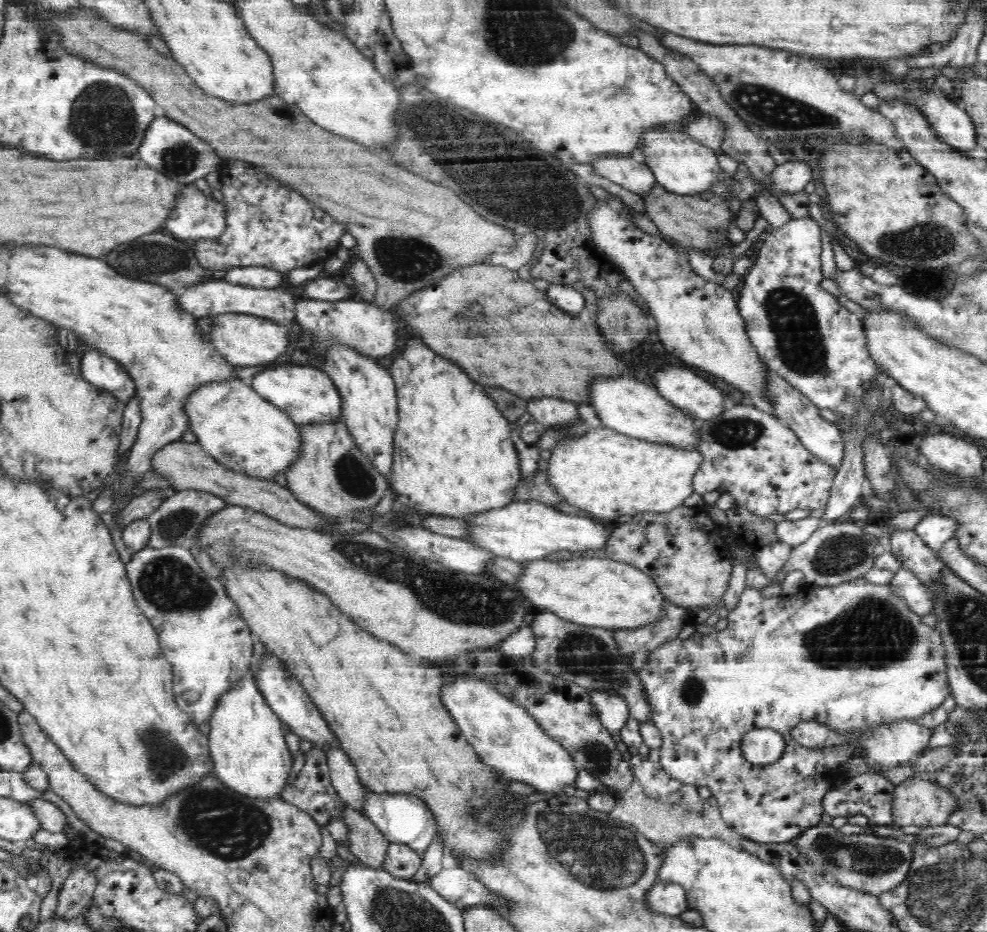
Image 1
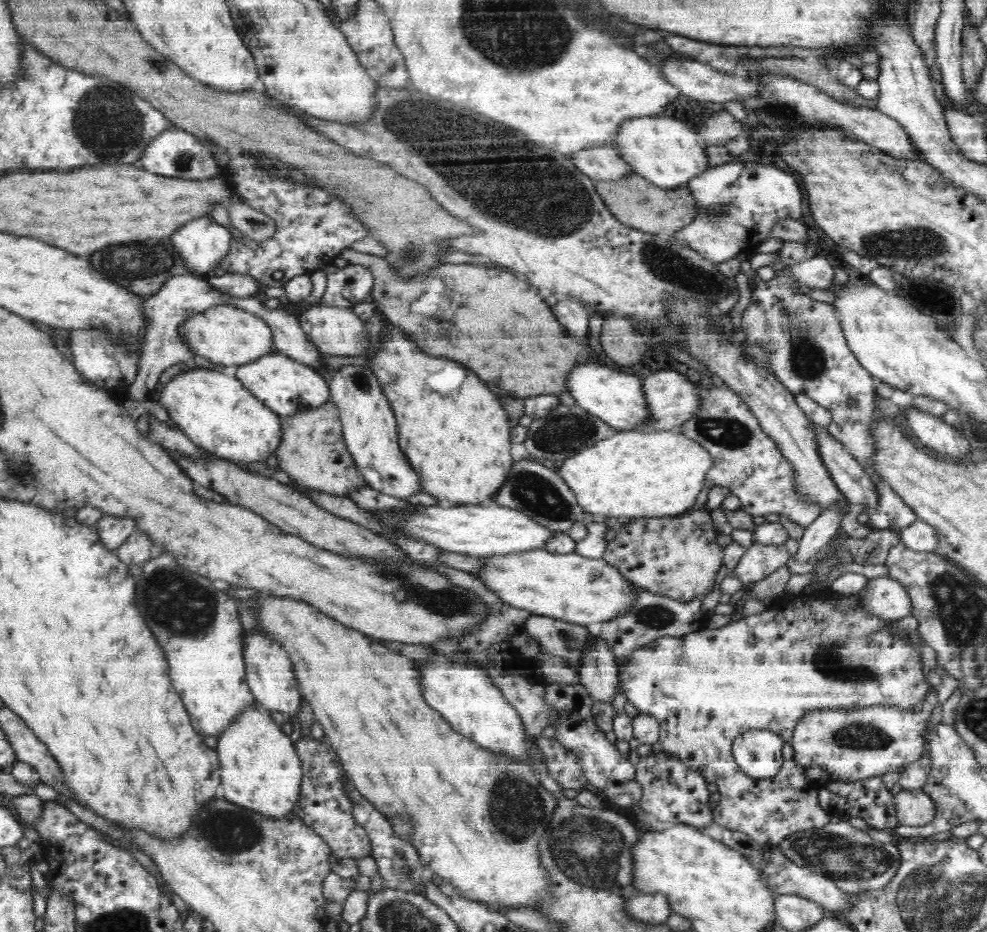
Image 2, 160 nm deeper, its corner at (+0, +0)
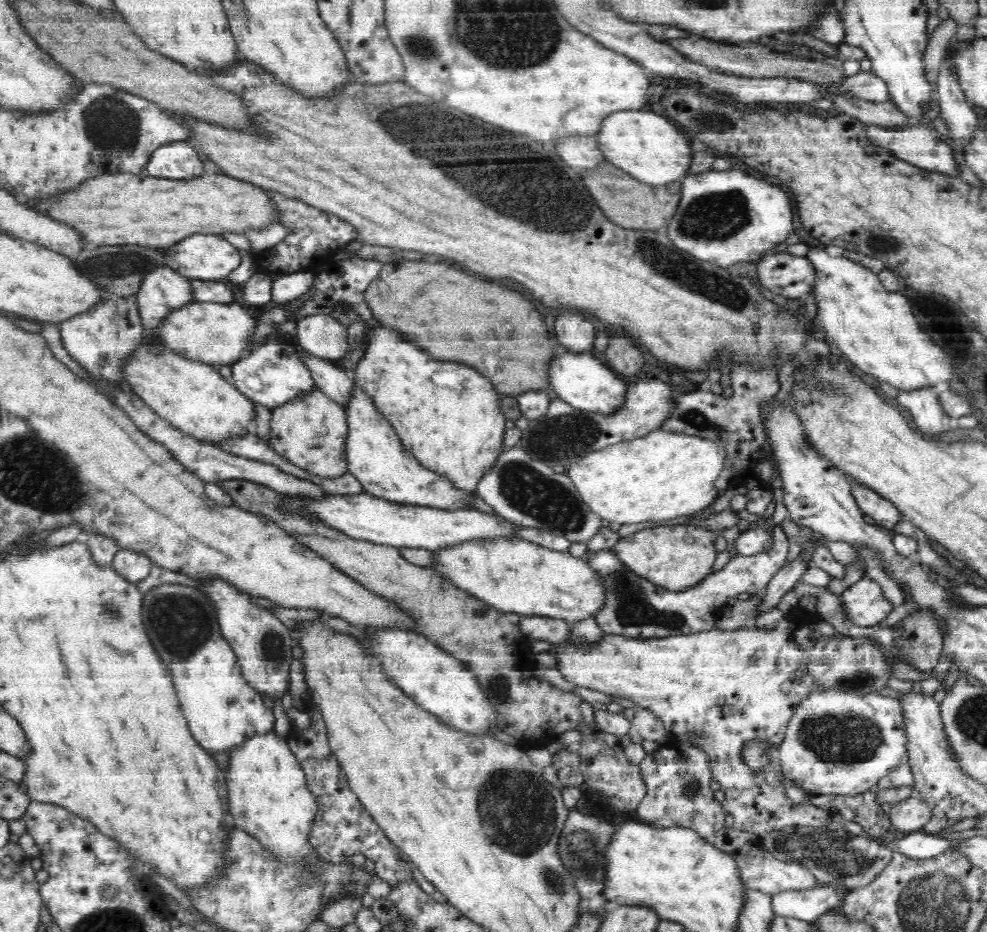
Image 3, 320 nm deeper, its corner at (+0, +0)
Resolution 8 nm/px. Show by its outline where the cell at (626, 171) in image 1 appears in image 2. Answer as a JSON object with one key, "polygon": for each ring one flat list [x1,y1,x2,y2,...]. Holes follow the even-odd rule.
{"polygon":[[592,147,572,154,573,162,580,172,598,181,617,181,627,178,633,170,614,147]]}

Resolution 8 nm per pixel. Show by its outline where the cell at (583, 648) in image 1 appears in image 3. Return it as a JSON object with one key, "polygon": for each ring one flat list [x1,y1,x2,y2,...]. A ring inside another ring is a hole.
{"polygon":[[526,616,520,622,522,632,530,641,547,641,552,646,563,645,569,641,571,626,569,621,543,616]]}

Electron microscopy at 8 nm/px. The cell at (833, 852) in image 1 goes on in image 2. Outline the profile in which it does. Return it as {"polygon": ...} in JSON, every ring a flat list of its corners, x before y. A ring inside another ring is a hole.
{"polygon":[[848,820,829,822,822,828,793,832,778,843,782,854,802,868,831,878,844,892,861,893,882,888,895,877,900,866,901,856,896,842,880,843,866,830,857,829]]}

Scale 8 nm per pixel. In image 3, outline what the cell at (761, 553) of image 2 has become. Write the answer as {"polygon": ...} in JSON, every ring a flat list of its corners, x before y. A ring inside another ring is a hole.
{"polygon":[[775,532,768,552,753,556,736,556,728,564,708,575,694,587,686,591,669,591,633,574,611,550,587,552,584,560,592,570,602,576,606,584,606,603,603,610,594,615,600,629,610,636,624,636,636,640,660,639,668,636,693,634,715,628,716,619,723,612,728,598,738,598,738,594,763,593,767,584,786,566,789,556,790,541,785,533]]}

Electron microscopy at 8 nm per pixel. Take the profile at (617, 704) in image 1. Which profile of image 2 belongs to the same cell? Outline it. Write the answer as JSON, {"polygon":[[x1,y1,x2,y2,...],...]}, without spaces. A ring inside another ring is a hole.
{"polygon":[[596,636,596,644,587,648,578,670,580,681,593,701,611,703,618,693,619,664,612,647,601,636]]}

